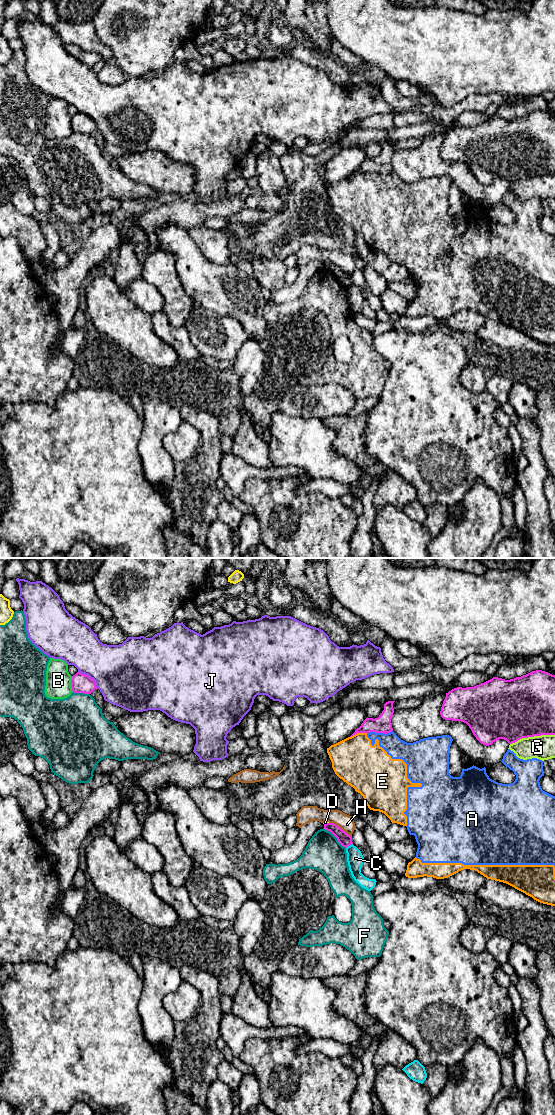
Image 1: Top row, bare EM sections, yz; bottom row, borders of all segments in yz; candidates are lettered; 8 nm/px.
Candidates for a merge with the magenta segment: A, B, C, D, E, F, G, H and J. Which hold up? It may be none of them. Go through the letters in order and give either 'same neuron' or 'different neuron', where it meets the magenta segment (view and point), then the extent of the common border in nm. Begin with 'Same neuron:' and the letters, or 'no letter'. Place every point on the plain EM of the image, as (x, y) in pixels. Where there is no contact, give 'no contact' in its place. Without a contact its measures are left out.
Same neuron: no letter
A: different neuron; meets magenta in yz at (379, 172); contact 200 nm long
B: different neuron; meets magenta in yz at (71, 124); contact 130 nm long
C: different neuron; meets magenta in yz at (349, 285); contact 70 nm long
D: different neuron; meets magenta in yz at (326, 263); contact 40 nm long
E: different neuron; meets magenta in yz at (358, 172); contact 140 nm long
F: different neuron; meets magenta in yz at (335, 276); contact 240 nm long
G: different neuron; meets magenta in yz at (532, 176); contact 360 nm long
H: different neuron; meets magenta in yz at (339, 267); contact 220 nm long
J: different neuron; meets magenta in yz at (89, 117); contact 220 nm long

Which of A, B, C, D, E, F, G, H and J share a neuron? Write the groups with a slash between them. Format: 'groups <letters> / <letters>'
groups A E / B / C / D / F / G / H / J

